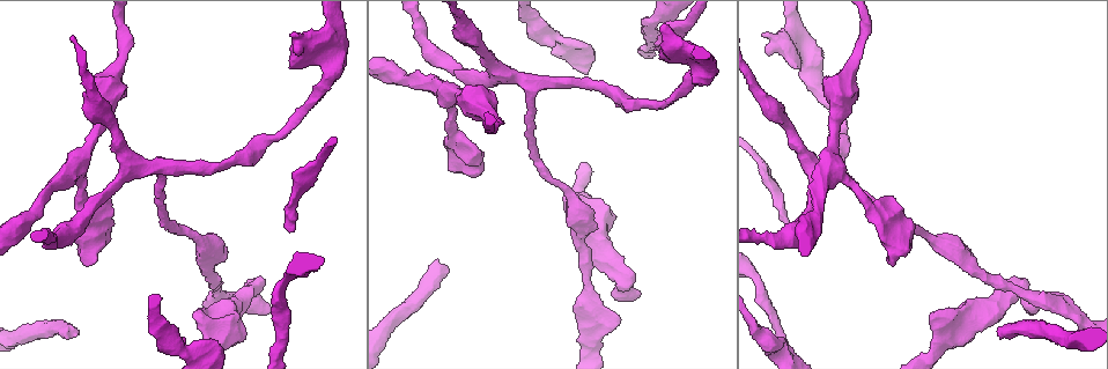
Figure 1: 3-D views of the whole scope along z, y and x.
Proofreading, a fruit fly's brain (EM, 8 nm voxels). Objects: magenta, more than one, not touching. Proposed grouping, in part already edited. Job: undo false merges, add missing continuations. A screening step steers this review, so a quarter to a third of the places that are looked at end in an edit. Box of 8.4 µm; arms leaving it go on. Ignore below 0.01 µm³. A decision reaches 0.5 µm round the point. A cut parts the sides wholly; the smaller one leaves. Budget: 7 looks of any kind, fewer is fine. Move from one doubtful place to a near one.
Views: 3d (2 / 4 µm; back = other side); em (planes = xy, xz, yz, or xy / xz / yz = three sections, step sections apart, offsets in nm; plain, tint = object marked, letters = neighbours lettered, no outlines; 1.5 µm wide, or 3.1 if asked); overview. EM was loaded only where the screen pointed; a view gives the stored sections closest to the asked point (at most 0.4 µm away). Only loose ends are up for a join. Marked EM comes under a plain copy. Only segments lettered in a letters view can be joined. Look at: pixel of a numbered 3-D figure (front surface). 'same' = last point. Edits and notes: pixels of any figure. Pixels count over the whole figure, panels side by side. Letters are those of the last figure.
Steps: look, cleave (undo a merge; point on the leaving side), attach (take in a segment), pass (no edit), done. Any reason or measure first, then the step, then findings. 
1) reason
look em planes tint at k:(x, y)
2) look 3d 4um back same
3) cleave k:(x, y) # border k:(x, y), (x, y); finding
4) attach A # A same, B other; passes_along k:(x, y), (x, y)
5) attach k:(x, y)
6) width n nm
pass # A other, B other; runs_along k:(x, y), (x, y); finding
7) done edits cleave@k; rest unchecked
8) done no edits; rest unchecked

look 3d 4um at 1:(438, 261)

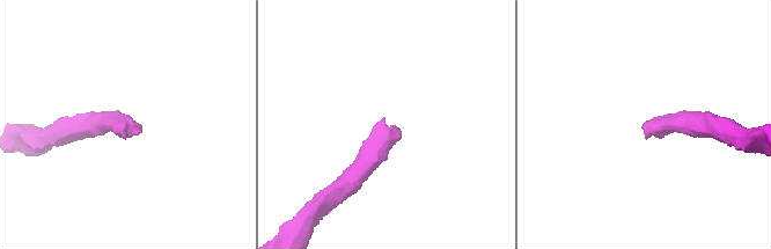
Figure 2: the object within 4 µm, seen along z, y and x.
look em planes letters at 2:(642, 126)

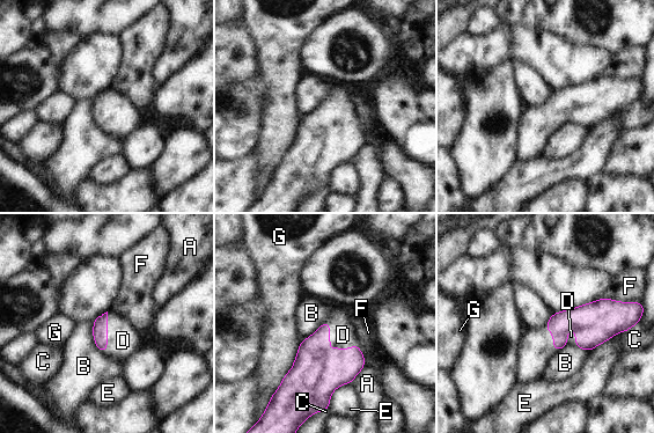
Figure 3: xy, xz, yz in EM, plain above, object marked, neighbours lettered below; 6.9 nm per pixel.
attach D # A other, B other, C other, D same, E other, F other, G other; passes_along 3:(316, 374), (333, 345), (343, 335); the neuron continues

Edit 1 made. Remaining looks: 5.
look overview

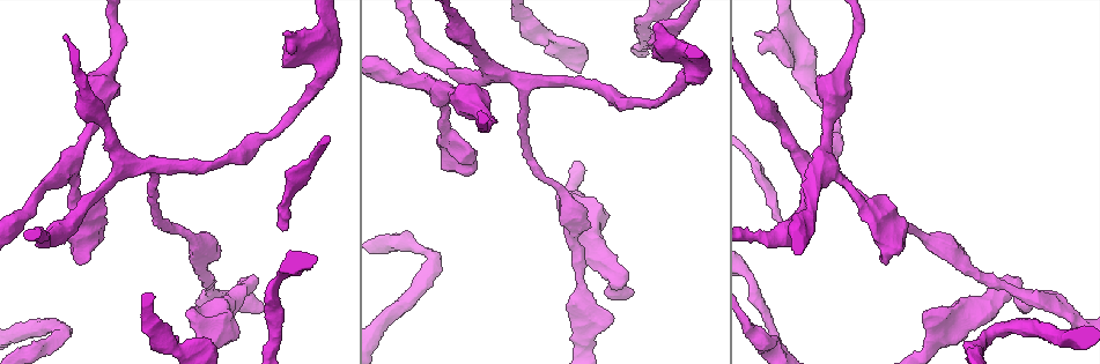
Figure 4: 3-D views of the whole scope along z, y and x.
branch stops here
look 3d 2um at 4:(1027, 310)

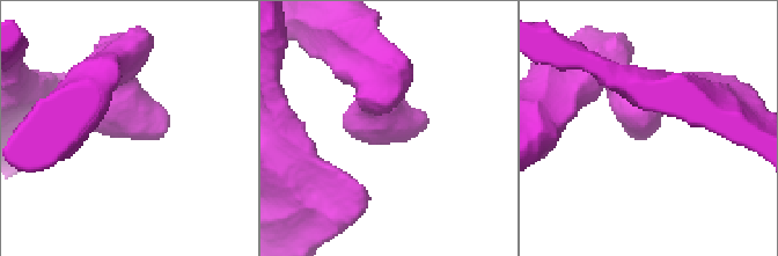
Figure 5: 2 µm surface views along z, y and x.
now the EM
look em planes letters at 5:(635, 137)

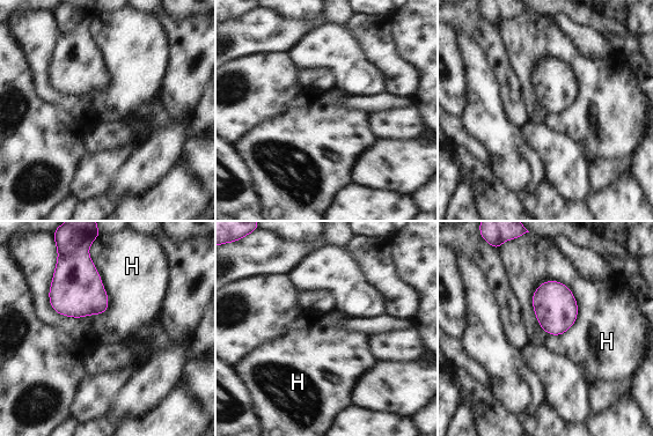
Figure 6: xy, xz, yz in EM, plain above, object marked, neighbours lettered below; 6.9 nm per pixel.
pass # H other; border 6:(89, 255), (108, 308), (56, 312); no lettered segment goes on from it

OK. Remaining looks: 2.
look 3d 2um at 4:(283, 230)

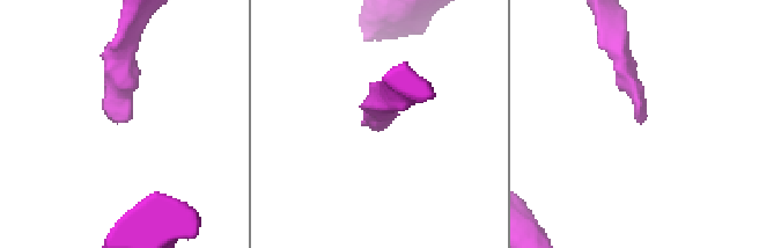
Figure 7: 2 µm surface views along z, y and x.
look em planes letters at 7:(370, 121)

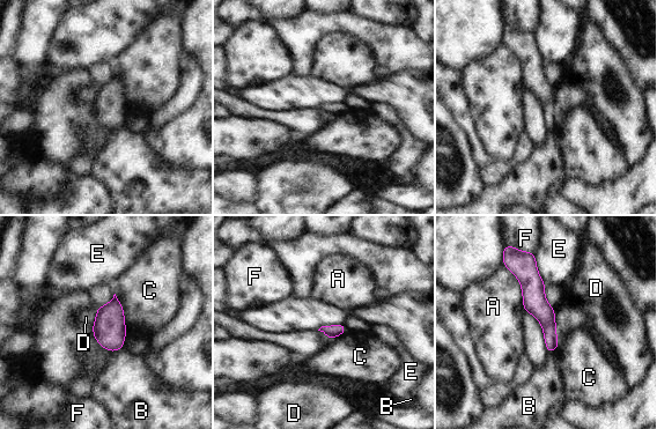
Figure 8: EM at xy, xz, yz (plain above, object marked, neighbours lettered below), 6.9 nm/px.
pass # A other, B other, C other, D other, E other, F other; none of them fits

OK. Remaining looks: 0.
done edits attach@3; rest unchecked

